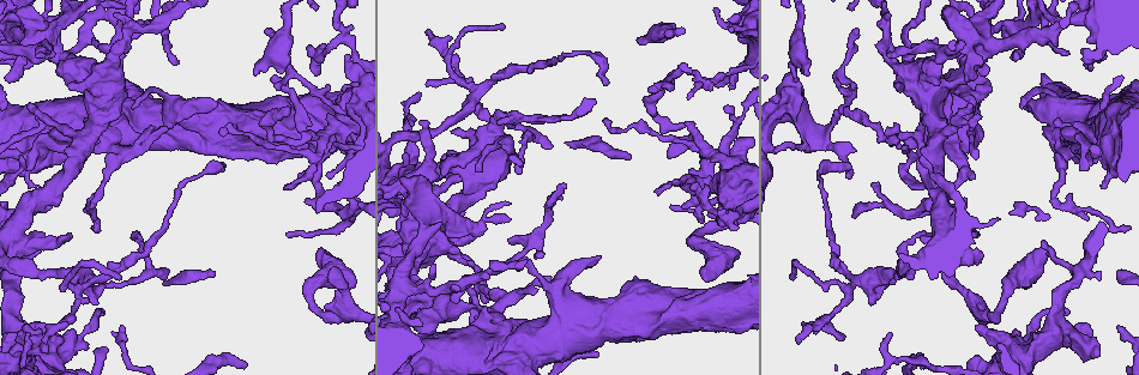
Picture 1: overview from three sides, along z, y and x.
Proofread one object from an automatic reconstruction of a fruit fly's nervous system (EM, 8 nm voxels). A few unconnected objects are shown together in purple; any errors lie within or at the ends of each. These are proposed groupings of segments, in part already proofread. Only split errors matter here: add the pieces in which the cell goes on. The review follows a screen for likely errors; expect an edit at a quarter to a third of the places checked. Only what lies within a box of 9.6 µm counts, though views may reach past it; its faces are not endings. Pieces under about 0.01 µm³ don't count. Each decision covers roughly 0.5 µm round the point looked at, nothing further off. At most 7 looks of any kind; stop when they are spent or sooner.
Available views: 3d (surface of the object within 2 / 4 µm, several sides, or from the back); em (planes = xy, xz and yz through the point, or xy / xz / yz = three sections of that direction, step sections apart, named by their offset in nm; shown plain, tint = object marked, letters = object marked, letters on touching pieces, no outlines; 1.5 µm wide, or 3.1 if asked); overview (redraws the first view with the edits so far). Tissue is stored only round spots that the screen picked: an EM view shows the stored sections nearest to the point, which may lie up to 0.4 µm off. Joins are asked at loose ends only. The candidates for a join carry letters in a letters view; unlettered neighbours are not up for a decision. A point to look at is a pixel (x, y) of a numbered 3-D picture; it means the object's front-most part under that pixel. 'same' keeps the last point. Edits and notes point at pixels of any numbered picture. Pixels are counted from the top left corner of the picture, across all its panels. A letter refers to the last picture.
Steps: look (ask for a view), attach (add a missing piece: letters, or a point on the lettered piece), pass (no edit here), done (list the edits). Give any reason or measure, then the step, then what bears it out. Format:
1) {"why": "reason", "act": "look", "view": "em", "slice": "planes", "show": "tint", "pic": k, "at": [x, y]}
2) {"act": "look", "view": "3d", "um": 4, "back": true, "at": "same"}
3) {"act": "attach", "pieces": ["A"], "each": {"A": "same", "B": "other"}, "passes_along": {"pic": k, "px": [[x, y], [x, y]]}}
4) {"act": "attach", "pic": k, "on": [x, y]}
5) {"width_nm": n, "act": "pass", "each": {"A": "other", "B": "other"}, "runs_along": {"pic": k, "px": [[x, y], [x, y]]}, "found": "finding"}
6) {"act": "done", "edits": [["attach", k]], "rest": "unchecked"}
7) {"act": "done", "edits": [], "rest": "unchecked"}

{"act": "look", "view": "3d", "um": 4, "pic": 1, "at": [411, 126]}

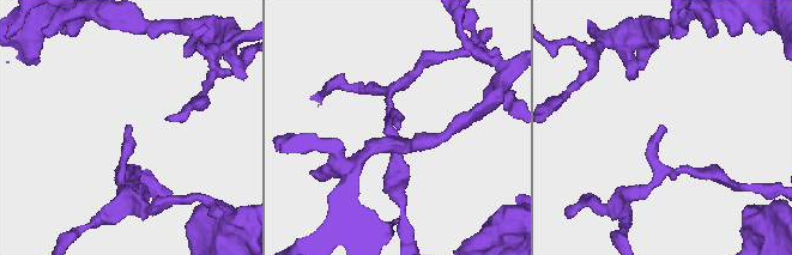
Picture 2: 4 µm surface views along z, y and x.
{"why": "now the EM", "act": "look", "view": "em", "slice": "planes", "show": "letters", "pic": 2, "at": [129, 125]}

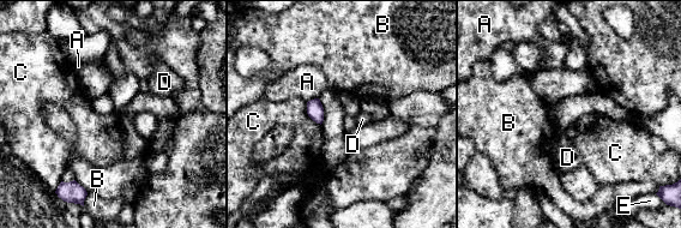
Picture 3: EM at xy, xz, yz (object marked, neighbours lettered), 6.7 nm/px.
{"width_nm": 110, "act": "pass", "each": {"A": "other", "B": "other", "C": "other", "D": "other", "E": "other"}, "border": {"pic": 3, "px": [[318, 97], [311, 98], [307, 102]]}, "found": "no lettered piece goes on from it"}

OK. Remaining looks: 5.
{"why": "tapers out", "act": "look", "view": "em", "slice": "yz", "step": 4, "show": "letters", "pic": 1, "at": [133, 106]}

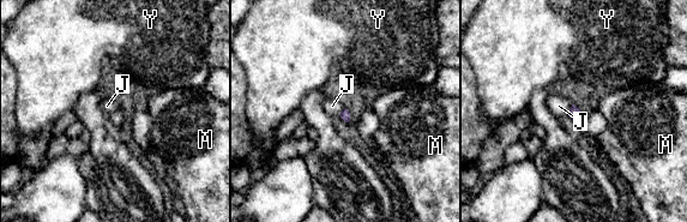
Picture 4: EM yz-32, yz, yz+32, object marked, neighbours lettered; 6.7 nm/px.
{"why": "cut it another way", "act": "look", "view": "em", "slice": "planes", "show": "letters", "at": "same"}

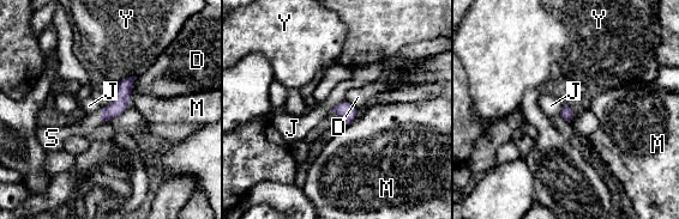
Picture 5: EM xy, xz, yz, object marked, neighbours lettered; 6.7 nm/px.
{"act": "attach", "pieces": ["S"], "each": {"D": "other", "J": "other", "M": "other", "S": "same", "Y": "other"}, "found": "the cell continues"}

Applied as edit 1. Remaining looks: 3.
{"act": "done", "edits": [["attach", 5]], "rest": "unchecked"}

